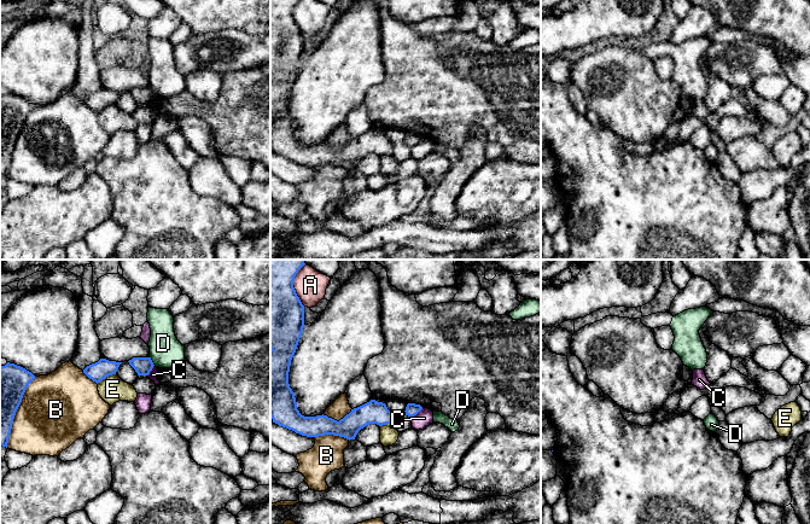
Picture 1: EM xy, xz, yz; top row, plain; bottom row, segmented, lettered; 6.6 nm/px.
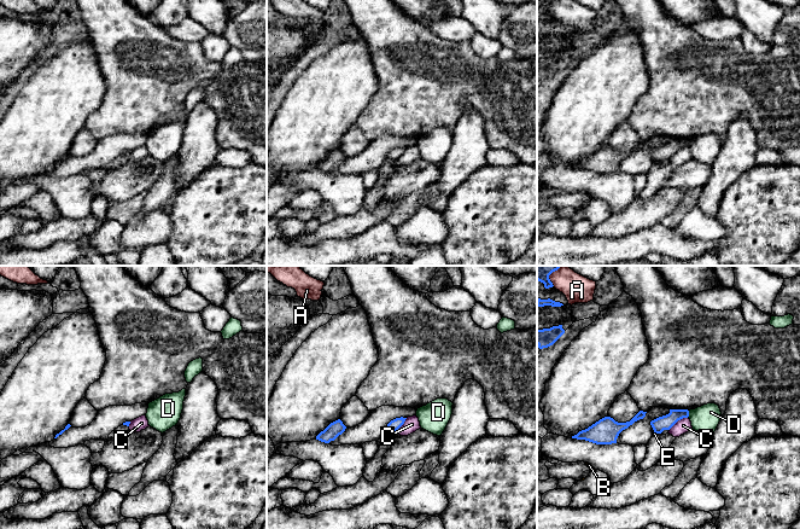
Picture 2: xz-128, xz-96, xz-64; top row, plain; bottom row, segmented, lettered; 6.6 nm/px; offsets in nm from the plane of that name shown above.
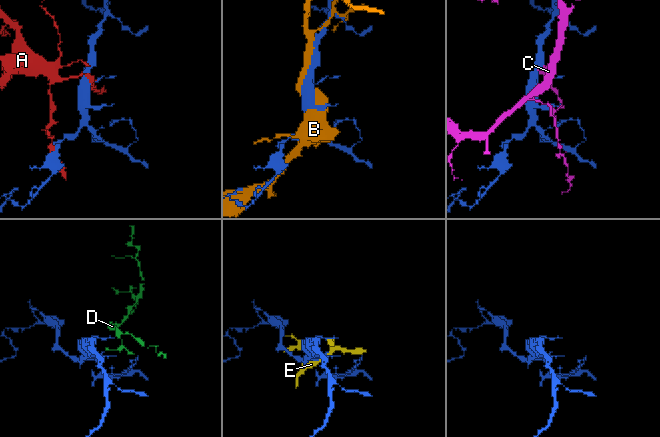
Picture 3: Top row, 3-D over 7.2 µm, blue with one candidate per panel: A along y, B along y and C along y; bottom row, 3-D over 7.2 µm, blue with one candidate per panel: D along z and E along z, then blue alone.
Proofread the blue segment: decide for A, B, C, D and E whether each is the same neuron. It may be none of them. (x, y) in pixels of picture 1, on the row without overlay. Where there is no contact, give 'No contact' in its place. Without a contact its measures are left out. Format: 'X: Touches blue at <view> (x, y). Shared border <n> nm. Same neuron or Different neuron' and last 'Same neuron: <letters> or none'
A: Touches blue at xz (293, 18). Shared border 240 nm. Different neuron
B: Touches blue at xz (332, 163). Shared border 240 nm. Different neuron
C: Touches blue at xz (417, 143). Shared border 100 nm. Different neuron
D: Touches blue at xy (151, 91). Shared border 70 nm. Different neuron
E: Touches blue at xy (105, 106). Shared border 140 nm. Different neuron
Same neuron: none

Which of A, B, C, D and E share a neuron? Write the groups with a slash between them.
A / B / C / D / E

